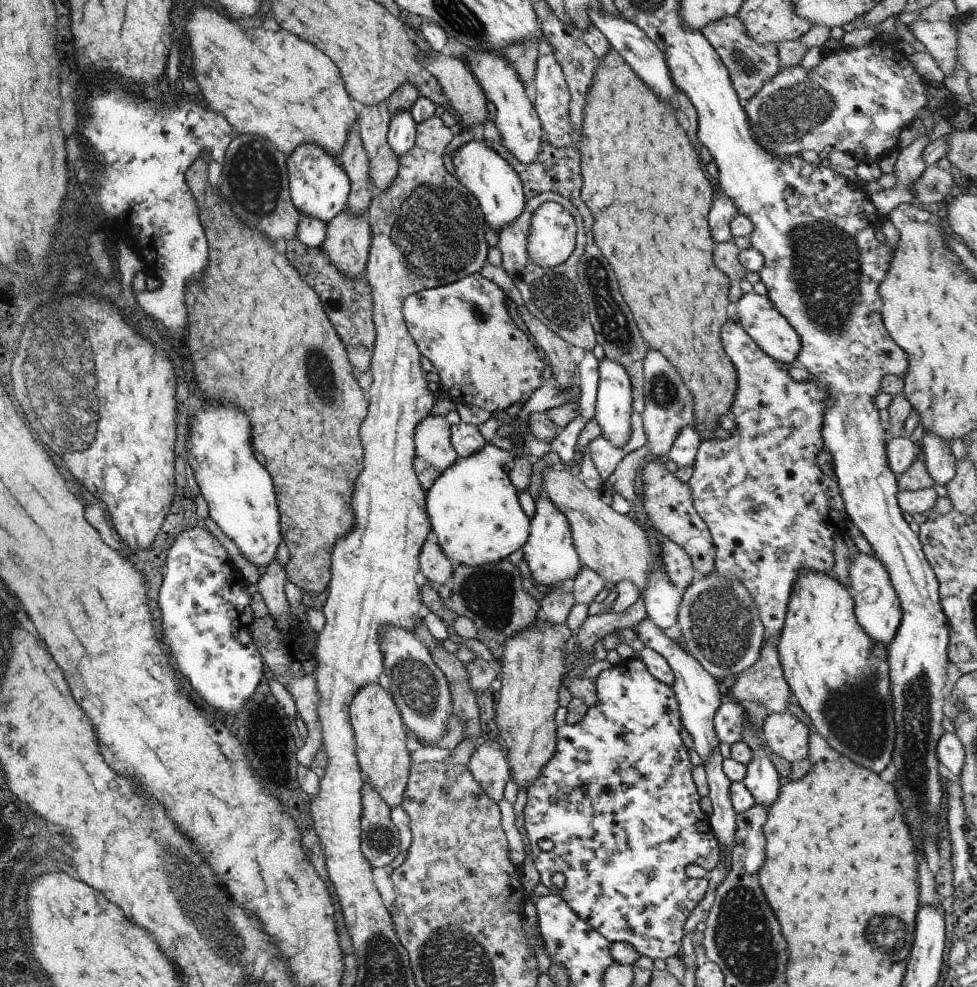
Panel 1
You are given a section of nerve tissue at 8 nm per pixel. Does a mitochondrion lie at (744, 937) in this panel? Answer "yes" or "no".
yes

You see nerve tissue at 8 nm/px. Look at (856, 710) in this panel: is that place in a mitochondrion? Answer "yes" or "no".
yes

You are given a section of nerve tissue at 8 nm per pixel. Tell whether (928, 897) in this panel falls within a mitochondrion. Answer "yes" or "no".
no

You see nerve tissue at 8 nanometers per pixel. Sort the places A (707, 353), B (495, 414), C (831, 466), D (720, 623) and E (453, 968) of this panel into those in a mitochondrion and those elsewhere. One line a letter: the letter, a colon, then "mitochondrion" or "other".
A: other
B: other
C: other
D: mitochondrion
E: mitochondrion

